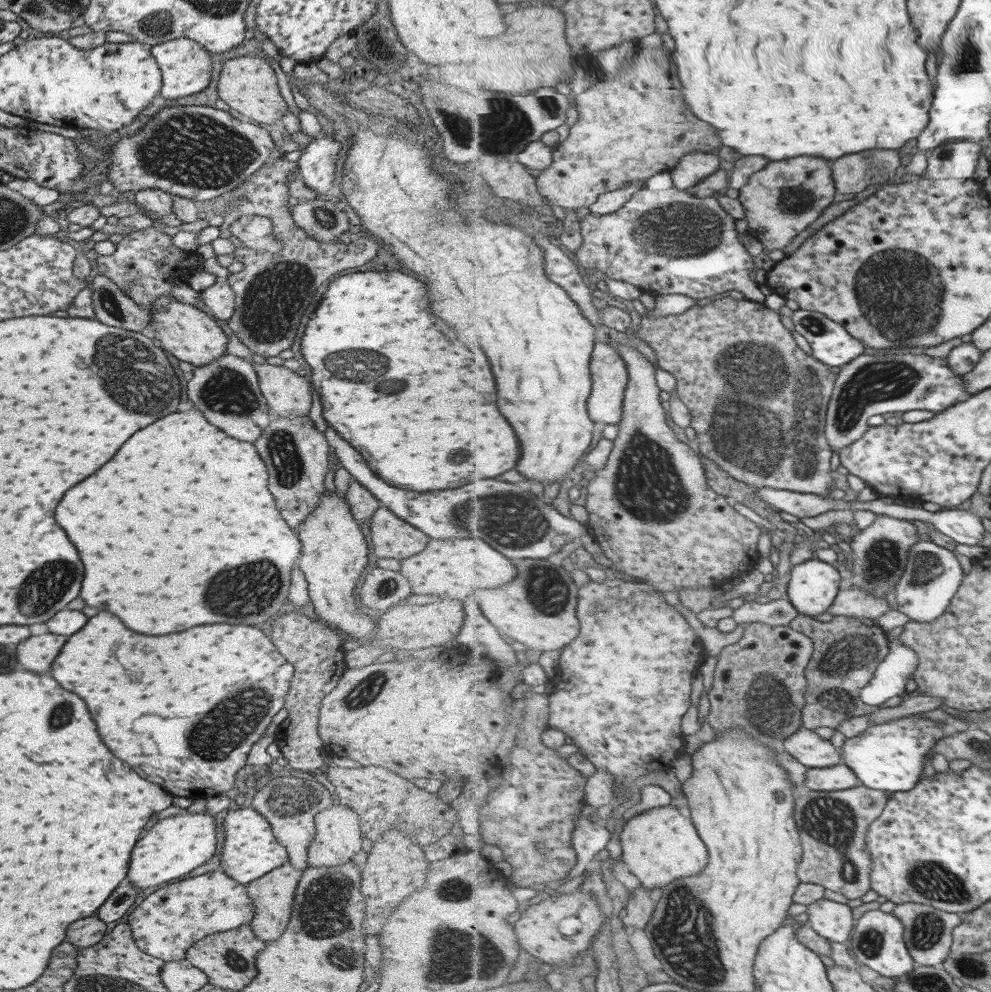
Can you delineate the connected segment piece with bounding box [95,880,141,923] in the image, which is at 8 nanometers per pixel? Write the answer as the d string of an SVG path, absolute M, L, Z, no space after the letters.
M121 880L119 886L115 888L115 892L111 892L111 896L97 908L95 916L103 922L113 922L125 916L129 906L135 906L139 904L141 900L141 890L132 884L129 884L127 880Z

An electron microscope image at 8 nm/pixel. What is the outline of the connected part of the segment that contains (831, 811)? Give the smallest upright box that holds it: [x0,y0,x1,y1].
[795,786,892,900]

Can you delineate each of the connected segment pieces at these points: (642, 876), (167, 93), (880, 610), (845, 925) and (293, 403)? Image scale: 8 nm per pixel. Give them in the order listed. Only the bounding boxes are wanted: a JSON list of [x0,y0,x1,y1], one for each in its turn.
[[620,805,709,889],[148,38,211,98],[829,585,893,620],[807,899,857,943],[252,363,311,417]]

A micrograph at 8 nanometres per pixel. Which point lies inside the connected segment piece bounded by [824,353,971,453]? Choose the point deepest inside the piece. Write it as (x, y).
(881, 384)

